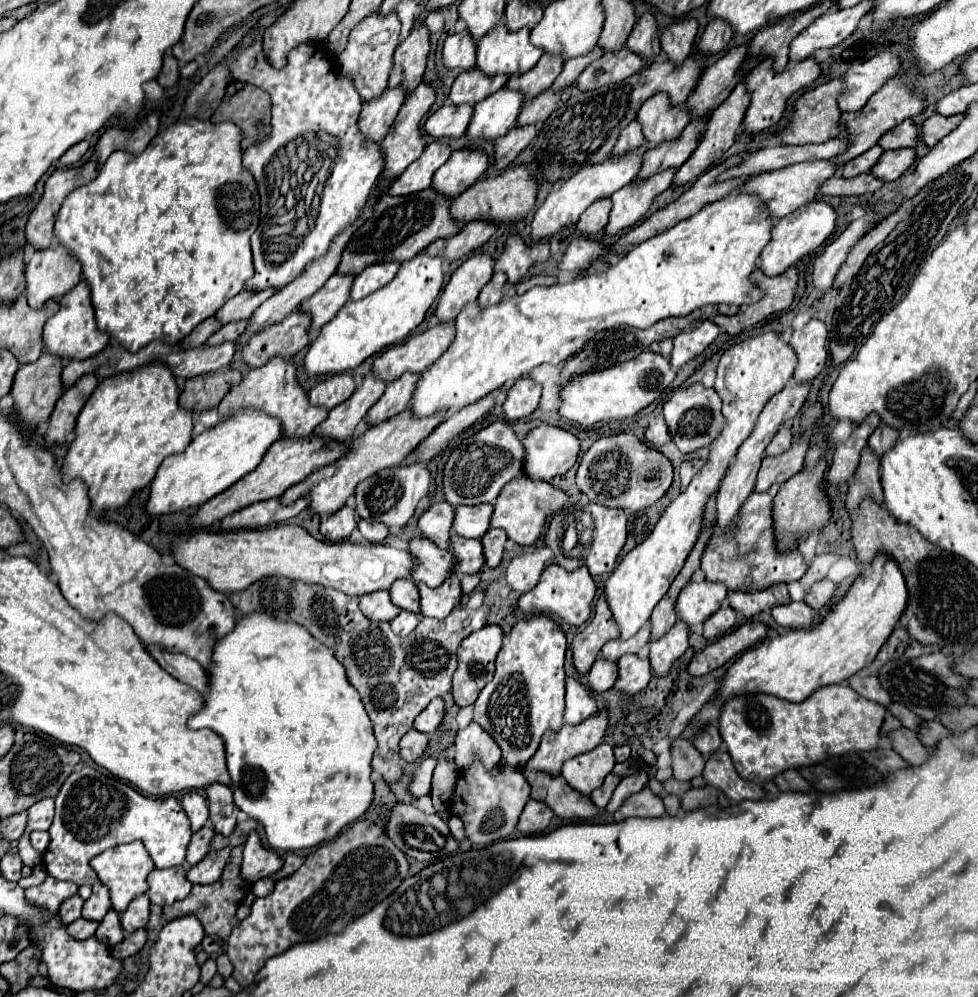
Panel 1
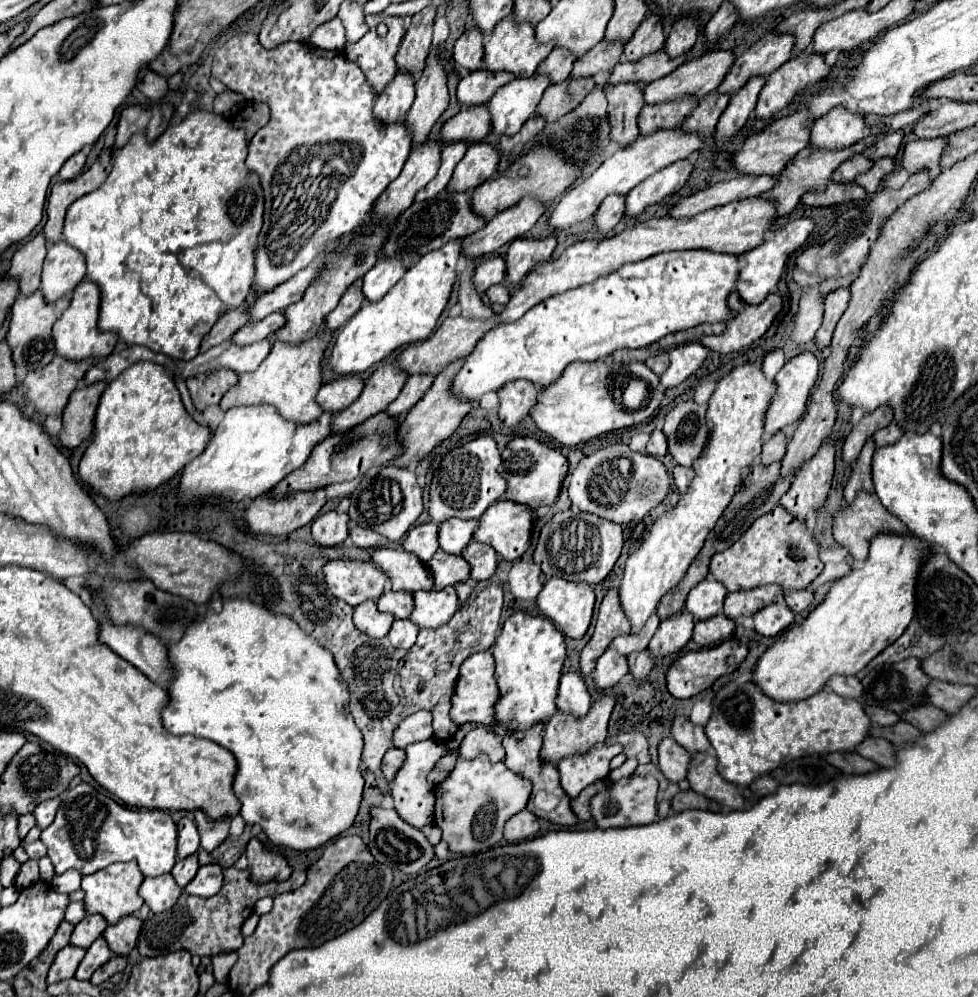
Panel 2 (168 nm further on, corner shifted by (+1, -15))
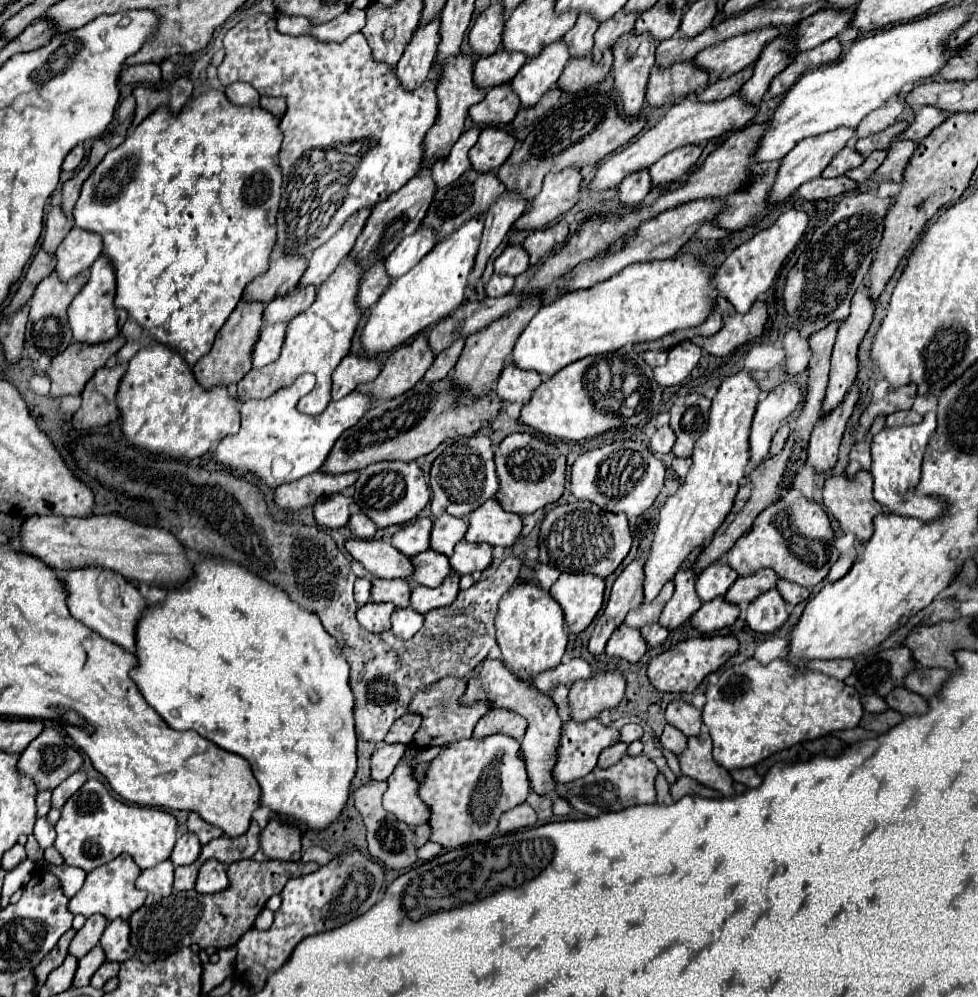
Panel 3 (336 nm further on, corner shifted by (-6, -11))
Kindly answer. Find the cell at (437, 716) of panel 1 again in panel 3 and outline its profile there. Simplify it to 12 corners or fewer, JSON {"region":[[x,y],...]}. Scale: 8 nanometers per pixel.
{"region":[[401,716],[385,736],[387,744],[411,744],[421,716]]}

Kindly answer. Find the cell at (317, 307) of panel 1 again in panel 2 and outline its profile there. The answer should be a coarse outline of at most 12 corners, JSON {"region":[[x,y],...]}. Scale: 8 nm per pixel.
{"region":[[358,278],[328,314],[330,330],[342,328],[364,302]]}

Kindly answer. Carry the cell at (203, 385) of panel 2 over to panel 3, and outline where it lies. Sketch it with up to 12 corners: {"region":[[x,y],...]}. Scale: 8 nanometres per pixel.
{"region":[[239,304],[195,366],[205,388],[251,370],[263,304]]}

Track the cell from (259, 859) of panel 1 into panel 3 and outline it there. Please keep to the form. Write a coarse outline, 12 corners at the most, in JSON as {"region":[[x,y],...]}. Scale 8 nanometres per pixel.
{"region":[[273,818],[261,830],[261,852],[283,862],[301,860],[295,826]]}

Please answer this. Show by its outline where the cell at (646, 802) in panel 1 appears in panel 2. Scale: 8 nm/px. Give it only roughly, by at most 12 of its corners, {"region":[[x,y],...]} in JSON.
{"region":[[628,776],[590,798],[598,828],[650,824],[658,780]]}

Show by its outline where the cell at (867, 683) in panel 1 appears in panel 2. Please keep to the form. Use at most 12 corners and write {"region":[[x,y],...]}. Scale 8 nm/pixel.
{"region":[[832,676],[826,686],[844,698],[860,698],[856,676]]}

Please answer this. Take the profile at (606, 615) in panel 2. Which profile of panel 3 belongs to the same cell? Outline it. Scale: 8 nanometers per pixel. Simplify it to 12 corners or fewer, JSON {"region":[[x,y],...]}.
{"region":[[643,560],[615,580],[607,608],[593,630],[589,652],[605,644],[627,612],[643,602]]}

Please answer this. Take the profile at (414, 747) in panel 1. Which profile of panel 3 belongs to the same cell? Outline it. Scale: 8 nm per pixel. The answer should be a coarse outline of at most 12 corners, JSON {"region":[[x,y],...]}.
{"region":[[405,744],[381,746],[371,756],[373,780],[387,780]]}

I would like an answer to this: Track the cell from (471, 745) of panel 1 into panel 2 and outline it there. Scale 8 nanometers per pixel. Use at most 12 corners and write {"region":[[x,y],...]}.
{"region":[[474,726],[460,744],[462,758],[488,754],[504,760],[500,738],[484,726]]}

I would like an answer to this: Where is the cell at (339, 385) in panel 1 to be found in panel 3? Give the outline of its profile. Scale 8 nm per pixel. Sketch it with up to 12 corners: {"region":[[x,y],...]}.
{"region":[[345,356],[333,372],[331,398],[341,400],[379,376],[373,358]]}

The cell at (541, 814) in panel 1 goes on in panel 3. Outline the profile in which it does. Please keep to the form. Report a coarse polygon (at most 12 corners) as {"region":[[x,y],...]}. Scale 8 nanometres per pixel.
{"region":[[529,804],[505,812],[499,820],[501,834],[531,828],[537,814]]}

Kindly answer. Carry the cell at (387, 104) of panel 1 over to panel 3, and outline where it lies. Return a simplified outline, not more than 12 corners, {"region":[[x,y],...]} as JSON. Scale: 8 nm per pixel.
{"region":[[439,18],[415,30],[395,68],[415,90],[429,78]]}

